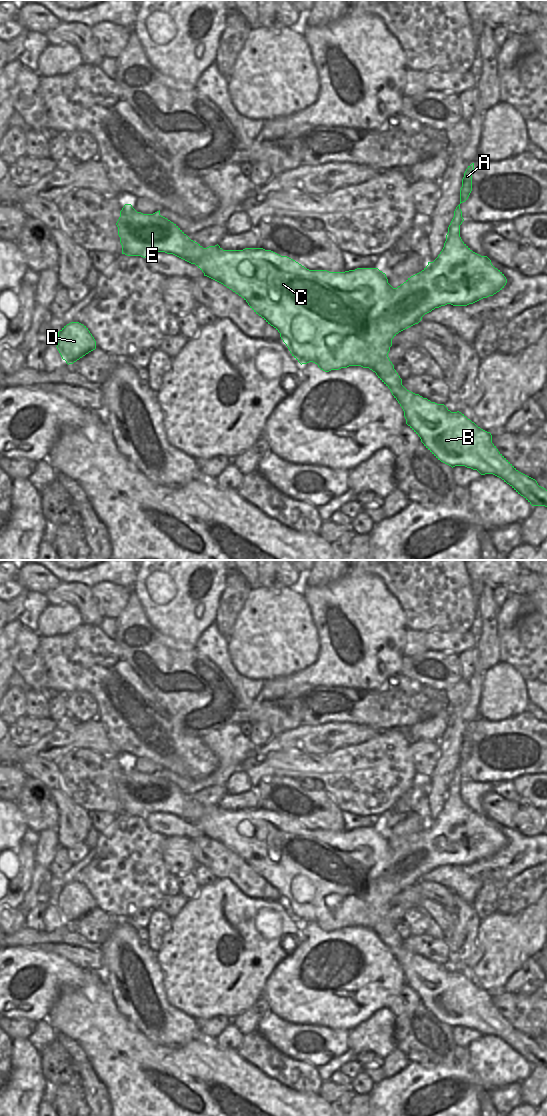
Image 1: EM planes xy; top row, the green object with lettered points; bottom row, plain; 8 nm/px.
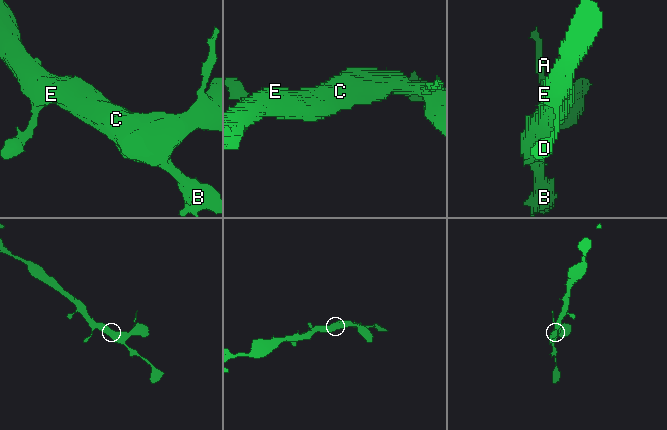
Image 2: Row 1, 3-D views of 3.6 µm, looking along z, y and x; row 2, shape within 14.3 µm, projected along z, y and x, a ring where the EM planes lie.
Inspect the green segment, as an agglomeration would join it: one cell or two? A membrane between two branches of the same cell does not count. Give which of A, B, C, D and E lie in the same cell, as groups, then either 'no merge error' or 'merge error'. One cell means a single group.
groups A B C D E; no merge error

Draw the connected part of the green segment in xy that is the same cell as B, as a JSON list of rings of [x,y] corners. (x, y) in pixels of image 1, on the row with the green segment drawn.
[[[125,204],[116,223],[122,245],[122,254],[145,258],[153,252],[173,254],[191,264],[195,264],[207,276],[239,296],[250,308],[261,316],[279,333],[292,356],[302,365],[313,362],[329,372],[349,366],[369,368],[390,389],[394,398],[404,411],[406,424],[420,437],[424,446],[441,462],[451,466],[465,466],[477,470],[481,475],[493,474],[509,484],[532,506],[547,507],[547,490],[537,481],[519,472],[492,443],[492,435],[461,412],[451,412],[444,404],[431,402],[419,394],[407,390],[402,379],[394,369],[388,357],[392,339],[401,331],[418,324],[422,317],[441,306],[467,306],[483,298],[493,296],[504,288],[507,279],[495,268],[487,256],[473,252],[460,237],[460,225],[464,221],[460,204],[454,211],[454,217],[448,227],[444,247],[438,257],[419,273],[408,278],[397,288],[393,288],[386,274],[378,268],[357,268],[345,272],[327,270],[309,270],[295,260],[281,256],[263,248],[245,248],[243,250],[223,250],[218,244],[203,248],[191,240],[176,224],[160,215],[160,210],[153,214],[137,212],[131,204]]]

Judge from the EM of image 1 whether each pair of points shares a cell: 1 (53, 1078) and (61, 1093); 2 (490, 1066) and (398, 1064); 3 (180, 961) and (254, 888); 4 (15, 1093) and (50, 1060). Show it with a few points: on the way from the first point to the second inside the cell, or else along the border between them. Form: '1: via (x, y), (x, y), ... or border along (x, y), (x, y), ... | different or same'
1: border along (69, 1081), (50, 1086) | different
2: border along (410, 1062), (394, 1075), (387, 1077) | different
3: border along (229, 879), (245, 895), (269, 901) | different
4: border along (39, 1054), (41, 1074), (49, 1086) | different

